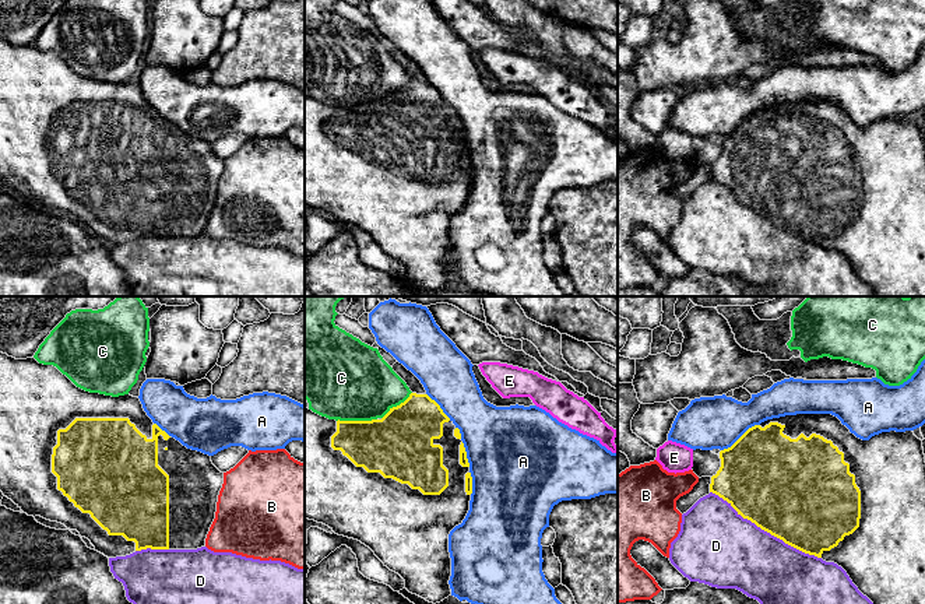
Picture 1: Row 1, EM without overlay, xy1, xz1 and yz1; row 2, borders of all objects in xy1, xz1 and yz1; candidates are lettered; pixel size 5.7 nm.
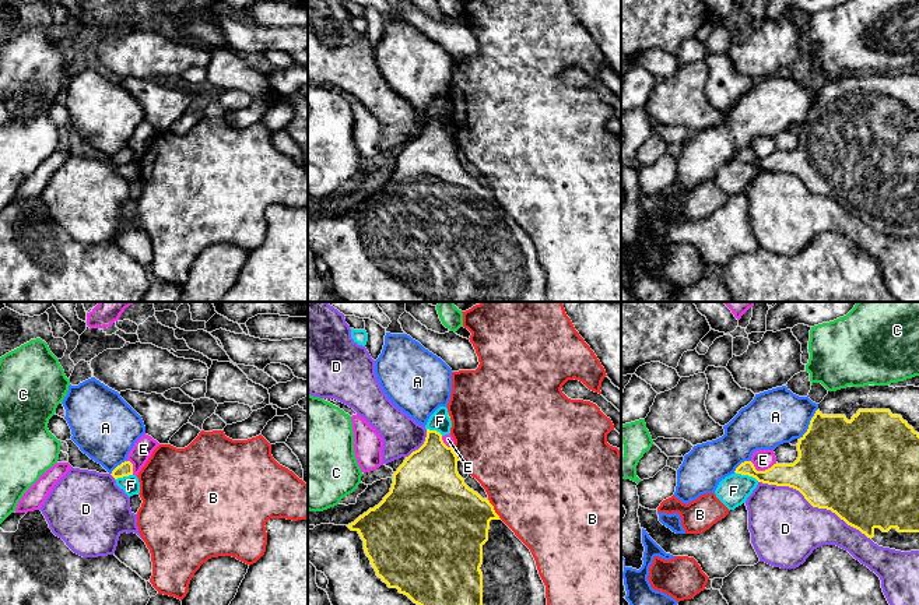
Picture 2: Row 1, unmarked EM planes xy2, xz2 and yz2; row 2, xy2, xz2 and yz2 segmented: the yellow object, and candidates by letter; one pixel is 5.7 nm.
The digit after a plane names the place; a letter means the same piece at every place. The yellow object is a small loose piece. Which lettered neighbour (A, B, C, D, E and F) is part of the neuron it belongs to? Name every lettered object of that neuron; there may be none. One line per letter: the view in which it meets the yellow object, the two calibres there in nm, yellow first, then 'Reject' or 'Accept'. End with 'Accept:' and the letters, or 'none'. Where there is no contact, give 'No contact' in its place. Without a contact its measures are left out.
A: Touches yellow in yz1. Thickness 500 nm (yellow) against 300 nm. Reject
B: Touches yellow in xz2. Thickness 440 nm (yellow) against 480 nm. Reject
C: Touches yellow in xz1. Thickness 340 nm (yellow) against 480 nm. Reject
D: Touches yellow in yz1. Thickness 500 nm (yellow) against 420 nm. Reject
E: Touches yellow in yz2. Thickness 200 nm (yellow) against 120 nm. Reject
F: Touches yellow in yz2. Thickness 130 nm (yellow) against 180 nm. Reject
Accept: none

